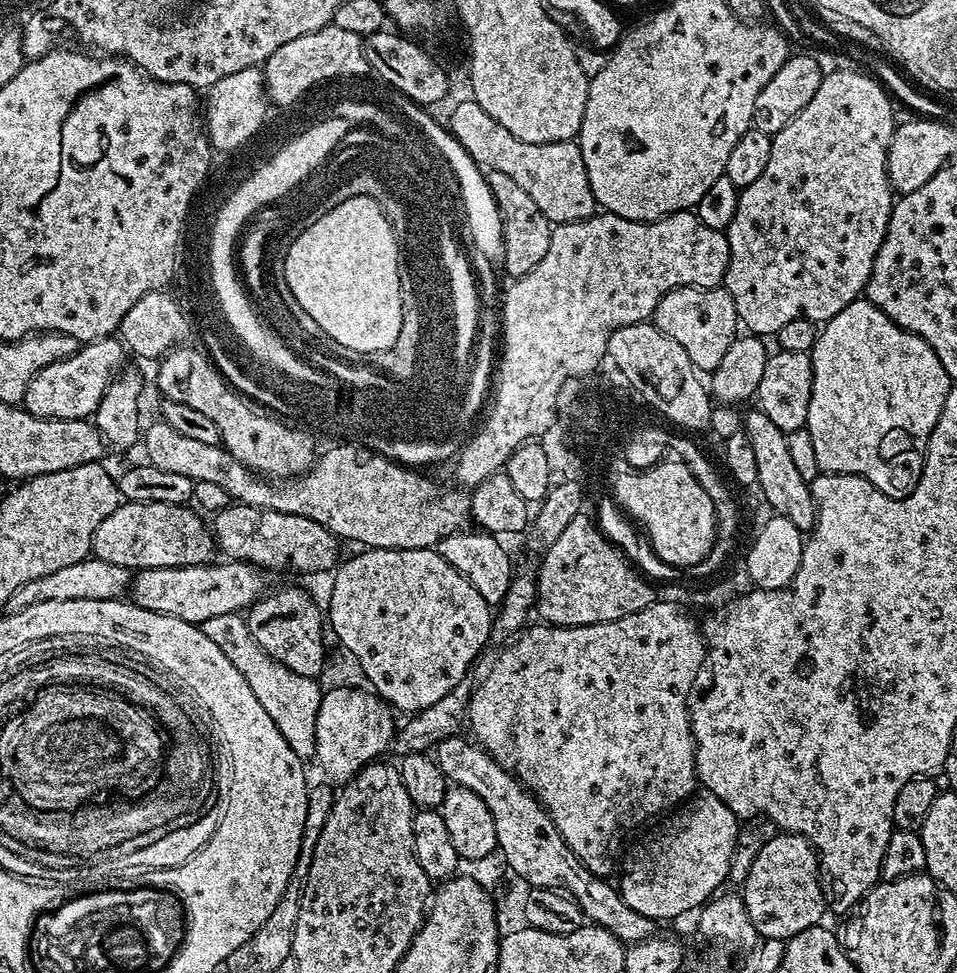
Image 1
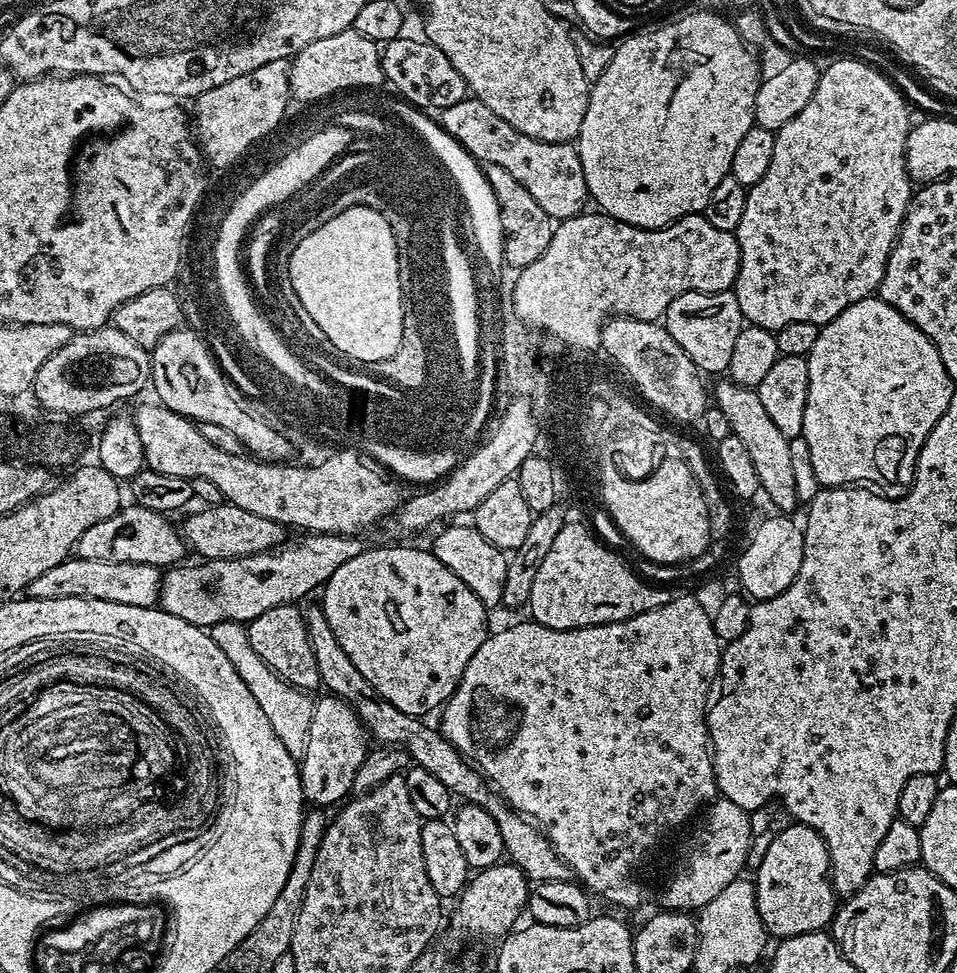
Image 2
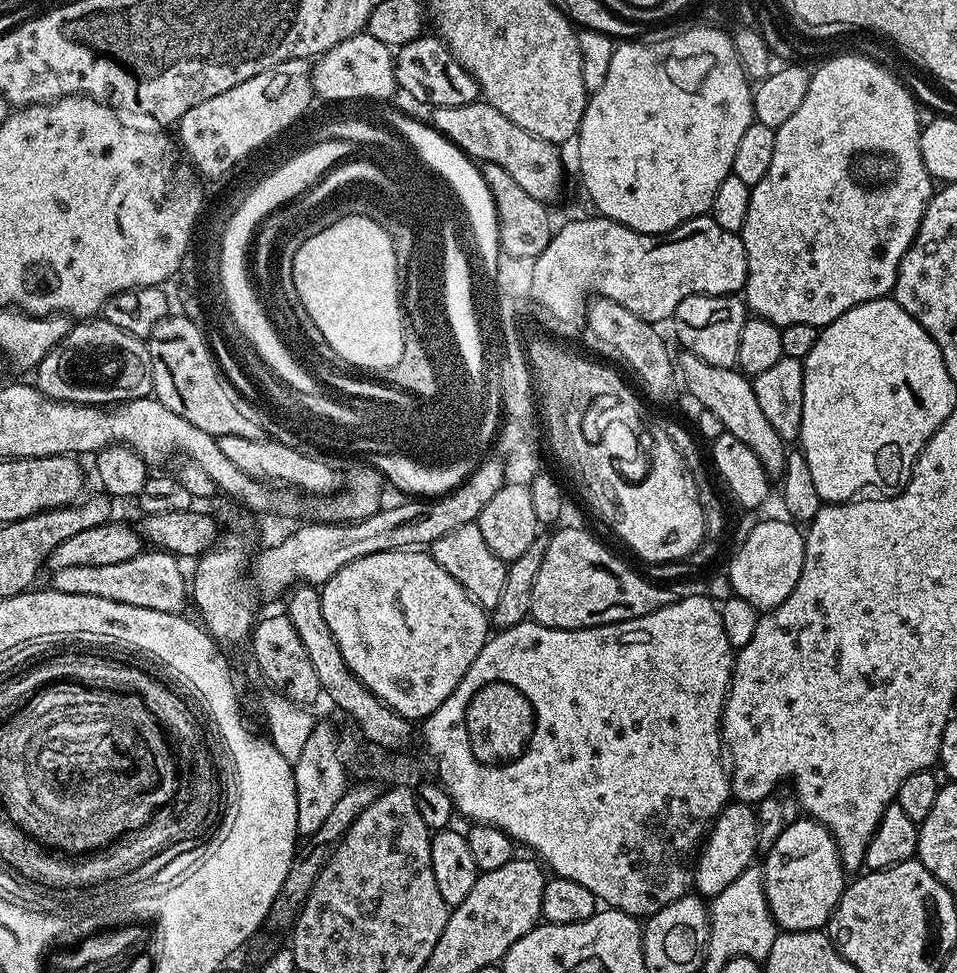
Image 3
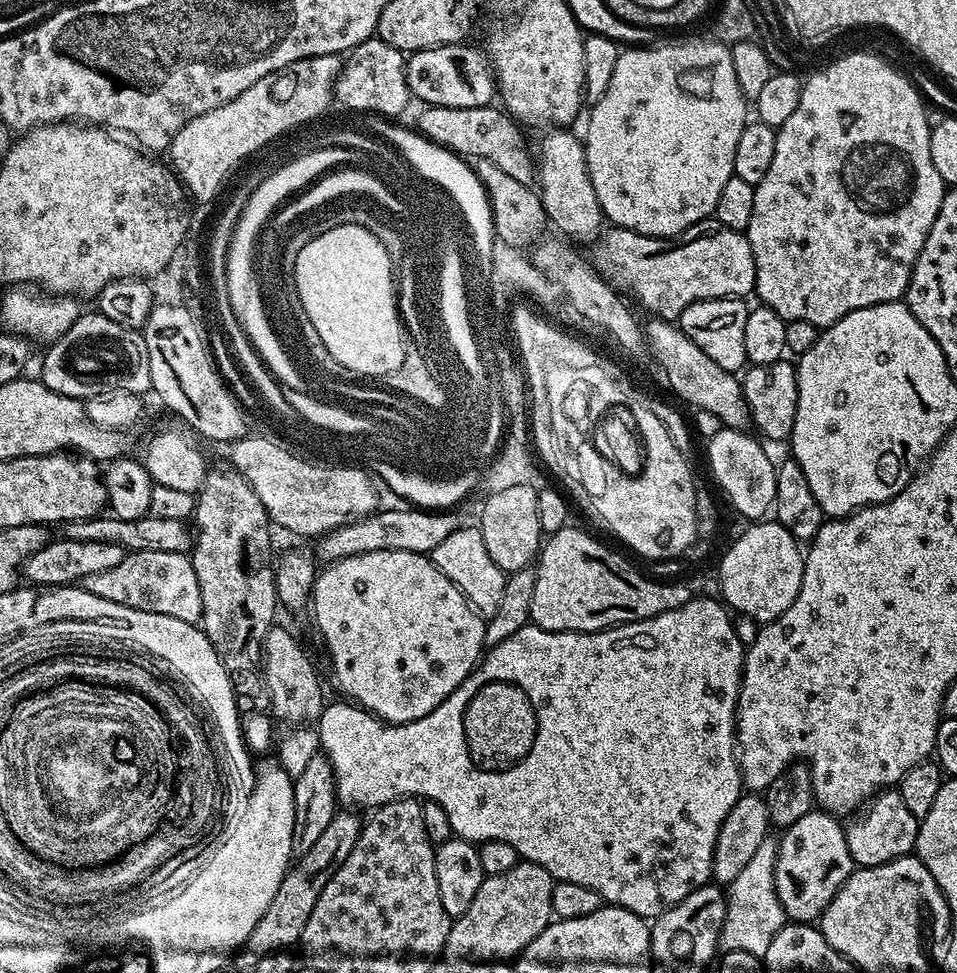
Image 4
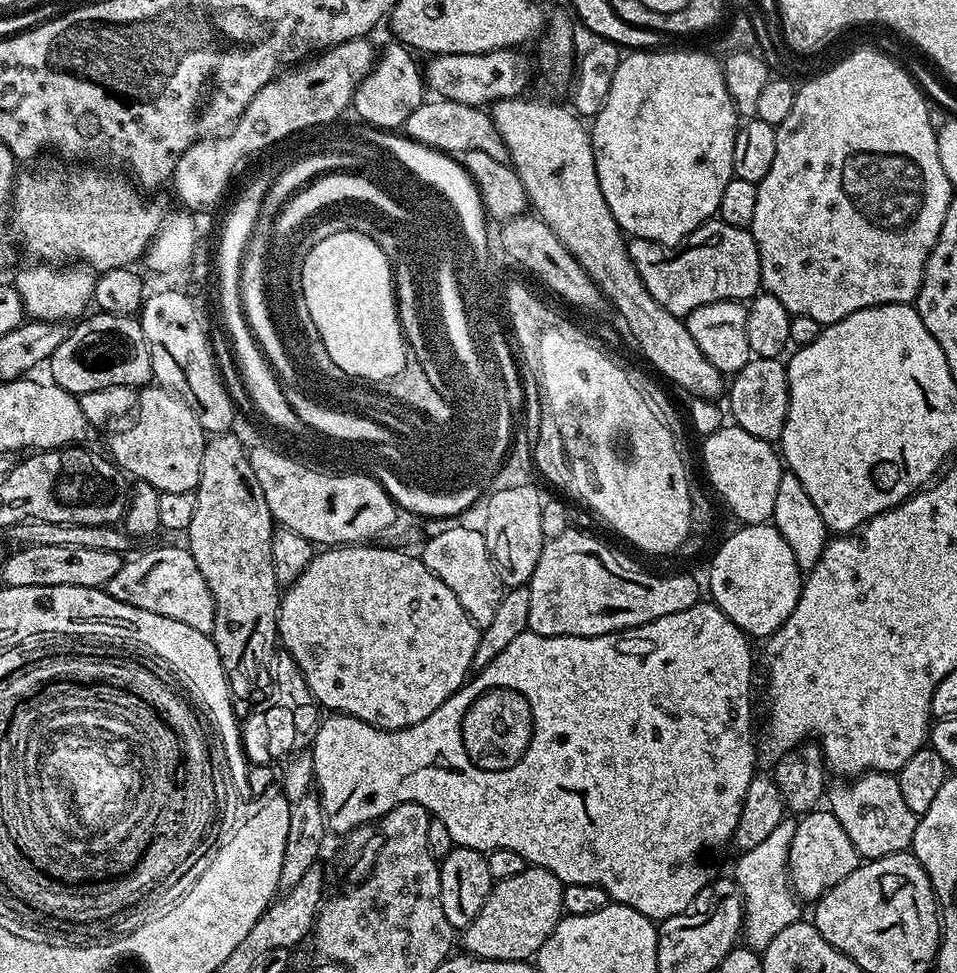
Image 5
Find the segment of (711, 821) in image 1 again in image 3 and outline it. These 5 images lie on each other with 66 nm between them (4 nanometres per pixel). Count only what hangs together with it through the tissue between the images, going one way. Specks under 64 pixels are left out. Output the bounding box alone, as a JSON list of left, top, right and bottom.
[694,802,760,897]

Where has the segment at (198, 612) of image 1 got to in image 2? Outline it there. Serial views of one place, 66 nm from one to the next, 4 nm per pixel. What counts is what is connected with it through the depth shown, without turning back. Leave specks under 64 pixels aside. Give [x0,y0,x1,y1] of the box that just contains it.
[159,532,366,630]

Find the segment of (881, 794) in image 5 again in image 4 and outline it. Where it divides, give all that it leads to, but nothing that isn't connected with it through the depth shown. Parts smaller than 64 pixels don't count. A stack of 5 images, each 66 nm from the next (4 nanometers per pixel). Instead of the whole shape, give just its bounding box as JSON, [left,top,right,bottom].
[844,790,920,868]

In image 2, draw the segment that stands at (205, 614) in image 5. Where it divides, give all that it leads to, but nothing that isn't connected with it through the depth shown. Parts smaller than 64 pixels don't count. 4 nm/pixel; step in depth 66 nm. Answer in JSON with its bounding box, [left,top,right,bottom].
[26,555,162,607]

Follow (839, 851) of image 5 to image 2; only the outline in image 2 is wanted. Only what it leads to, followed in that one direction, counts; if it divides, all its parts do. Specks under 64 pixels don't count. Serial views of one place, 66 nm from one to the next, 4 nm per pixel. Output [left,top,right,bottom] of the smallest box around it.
[754,822,838,938]

